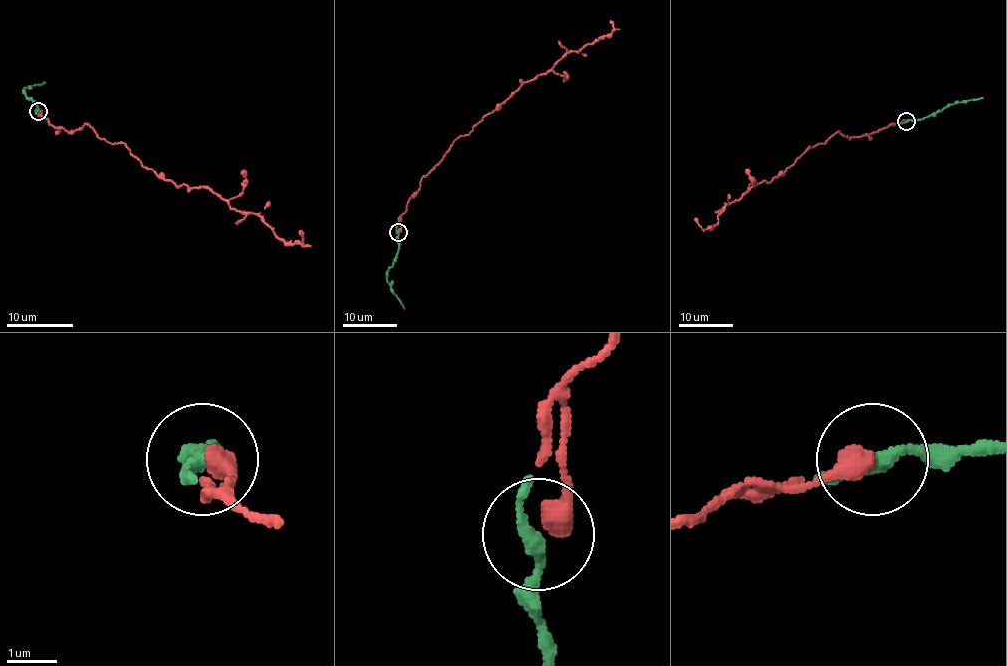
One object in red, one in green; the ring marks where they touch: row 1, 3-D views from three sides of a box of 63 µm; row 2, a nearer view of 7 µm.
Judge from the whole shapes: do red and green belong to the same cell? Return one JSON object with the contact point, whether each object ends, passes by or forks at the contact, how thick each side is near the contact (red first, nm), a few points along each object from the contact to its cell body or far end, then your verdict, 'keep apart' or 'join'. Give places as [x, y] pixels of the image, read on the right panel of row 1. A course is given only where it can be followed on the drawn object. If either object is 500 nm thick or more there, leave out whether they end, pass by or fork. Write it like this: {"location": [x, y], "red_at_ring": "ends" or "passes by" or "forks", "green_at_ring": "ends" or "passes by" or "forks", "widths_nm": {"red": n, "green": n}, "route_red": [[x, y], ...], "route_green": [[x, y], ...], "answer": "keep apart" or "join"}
{"location": [906, 121], "red_at_ring": "ends", "green_at_ring": "passes by", "widths_nm": {"red": 460, "green": 240}, "route_red": [[905, 121], [862, 136], [836, 132], [770, 182], [751, 184], [725, 204], [713, 227], [696, 217]], "route_green": [[905, 121], [934, 116], [943, 107], [983, 98]], "answer": "join"}

